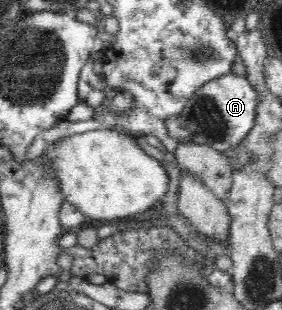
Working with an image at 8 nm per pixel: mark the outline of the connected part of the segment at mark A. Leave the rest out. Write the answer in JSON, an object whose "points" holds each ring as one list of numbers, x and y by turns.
{"points":[[232,72,227,74,205,83,205,86,195,91,179,115,166,119,165,127,169,136,178,142,209,145,221,152,241,144,255,125,259,92,246,77,239,77]]}

